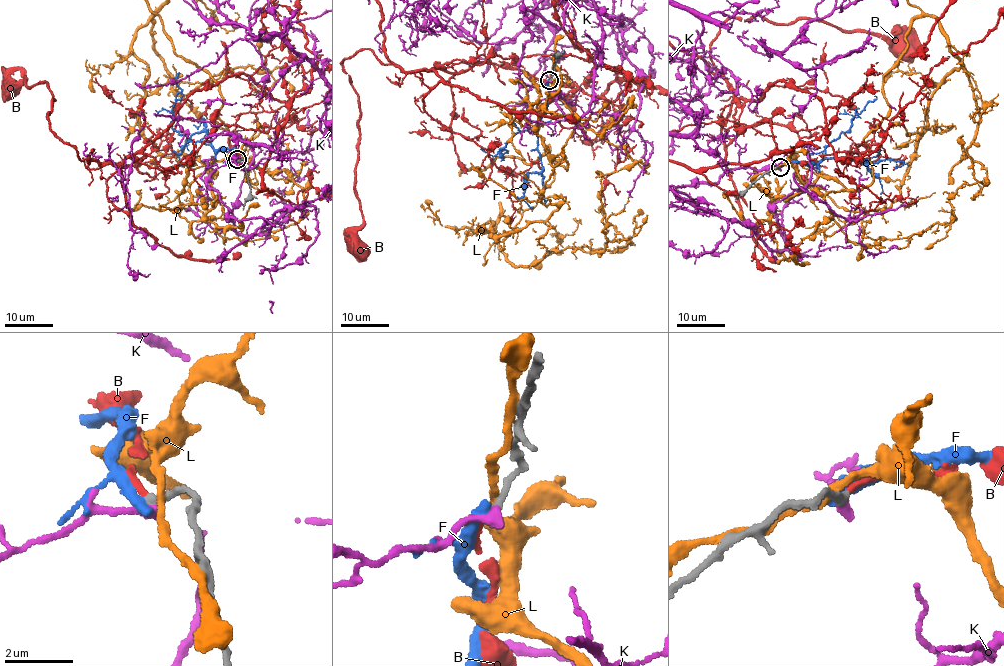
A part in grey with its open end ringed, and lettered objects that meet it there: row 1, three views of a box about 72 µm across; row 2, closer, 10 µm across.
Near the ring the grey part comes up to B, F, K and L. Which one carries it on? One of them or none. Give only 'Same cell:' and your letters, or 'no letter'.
Same cell: B

